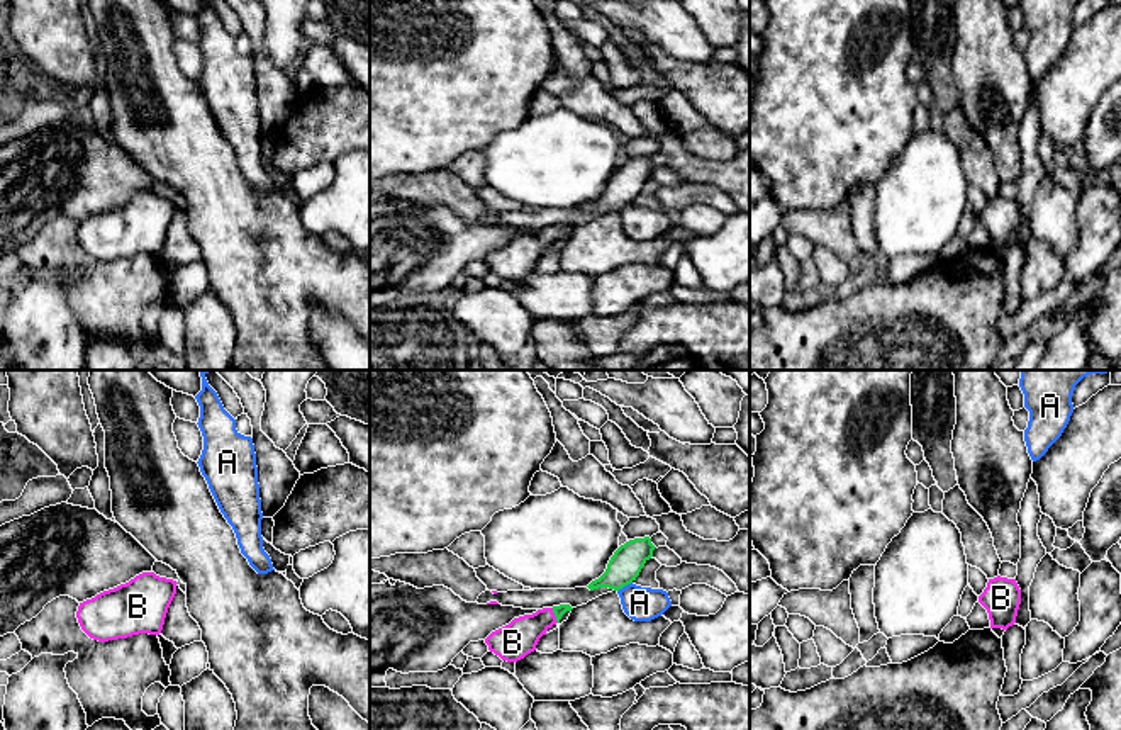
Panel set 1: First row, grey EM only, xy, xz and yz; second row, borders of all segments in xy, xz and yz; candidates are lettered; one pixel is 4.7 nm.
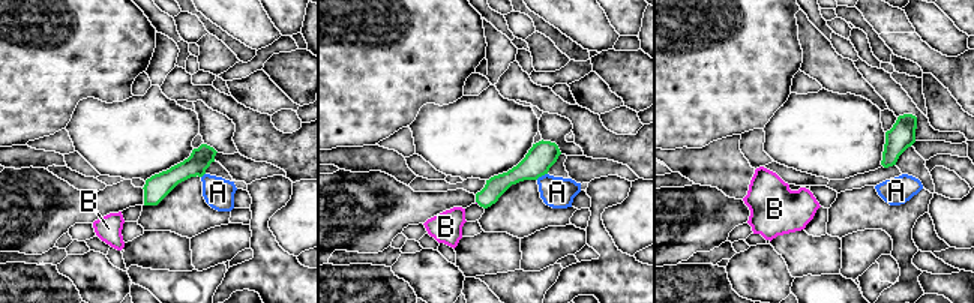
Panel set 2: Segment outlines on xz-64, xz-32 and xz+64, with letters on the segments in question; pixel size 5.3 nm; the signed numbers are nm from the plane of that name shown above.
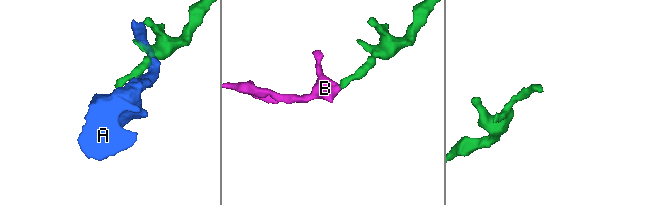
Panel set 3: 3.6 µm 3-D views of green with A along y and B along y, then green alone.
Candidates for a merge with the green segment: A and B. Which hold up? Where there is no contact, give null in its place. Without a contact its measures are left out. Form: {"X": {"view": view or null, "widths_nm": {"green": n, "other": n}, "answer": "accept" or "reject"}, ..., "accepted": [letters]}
{"A": {"view": "xz", "widths_nm": {"green": 160, "other": 160}, "answer": "reject"}, "B": {"view": "xz", "widths_nm": {"green": 50, "other": 180}, "answer": "accept"}, "accepted": ["B"]}

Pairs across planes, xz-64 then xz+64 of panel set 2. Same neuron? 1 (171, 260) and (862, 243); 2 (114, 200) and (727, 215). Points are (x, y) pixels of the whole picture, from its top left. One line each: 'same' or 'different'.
1: different
2: same

